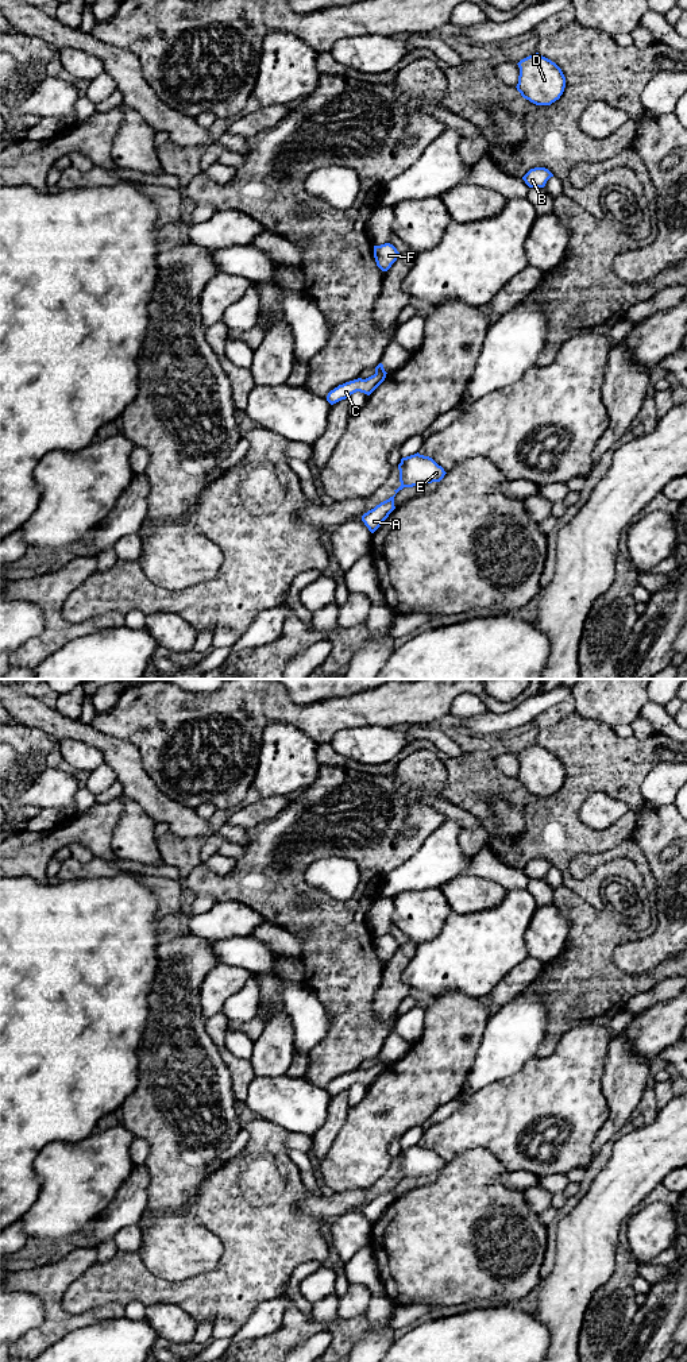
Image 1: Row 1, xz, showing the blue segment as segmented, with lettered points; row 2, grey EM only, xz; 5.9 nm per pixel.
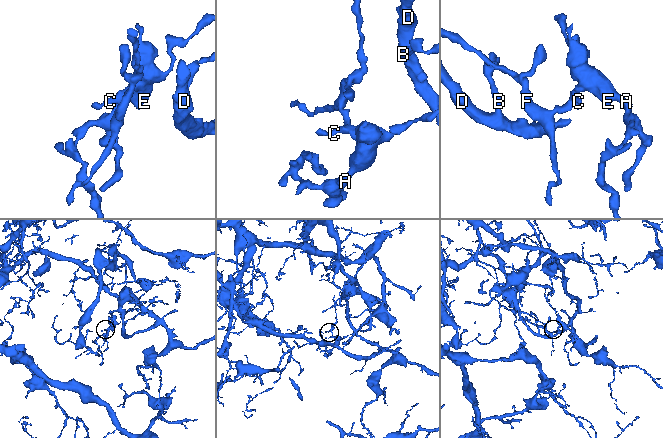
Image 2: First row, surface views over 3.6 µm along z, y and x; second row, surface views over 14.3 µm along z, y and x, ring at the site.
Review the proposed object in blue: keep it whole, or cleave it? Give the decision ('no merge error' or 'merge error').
merge error

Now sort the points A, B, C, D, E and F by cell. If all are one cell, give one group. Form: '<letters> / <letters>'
A C E / B D F

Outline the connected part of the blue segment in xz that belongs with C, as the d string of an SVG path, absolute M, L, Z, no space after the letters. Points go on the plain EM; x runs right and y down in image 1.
M375 1064L374 1066L362 1070L354 1070L339 1076L333 1081L331 1081L327 1087L327 1092L333 1096L341 1091L348 1089L351 1085L360 1083L370 1087L386 1069L387 1064Z

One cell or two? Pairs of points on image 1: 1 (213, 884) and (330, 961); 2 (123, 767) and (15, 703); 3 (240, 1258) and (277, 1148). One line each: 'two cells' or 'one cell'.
1: one cell
2: one cell
3: one cell

